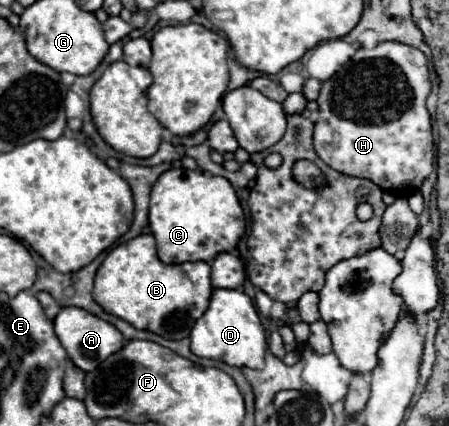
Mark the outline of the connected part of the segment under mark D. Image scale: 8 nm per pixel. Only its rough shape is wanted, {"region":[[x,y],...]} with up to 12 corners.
{"region":[[213,290],[195,356],[263,368],[267,340],[243,290]]}

